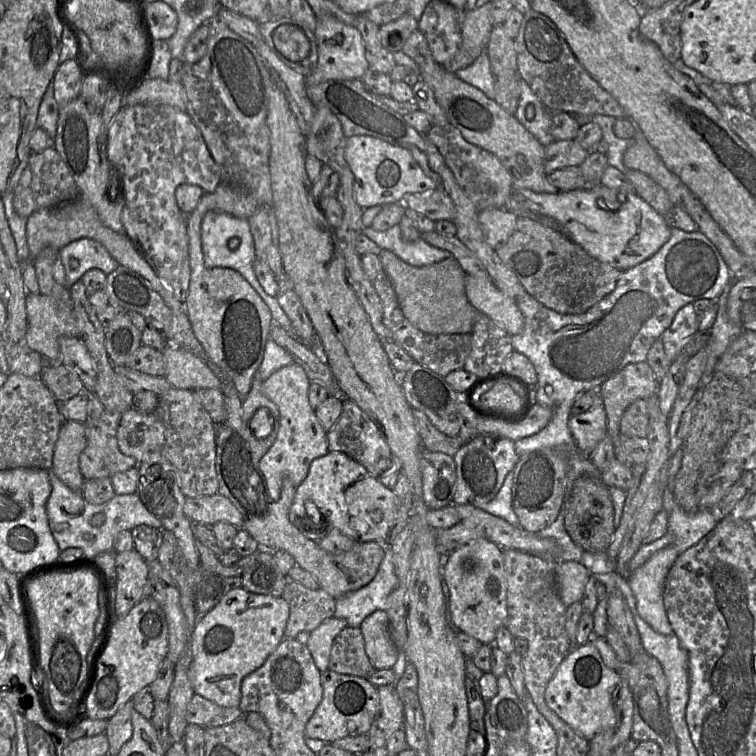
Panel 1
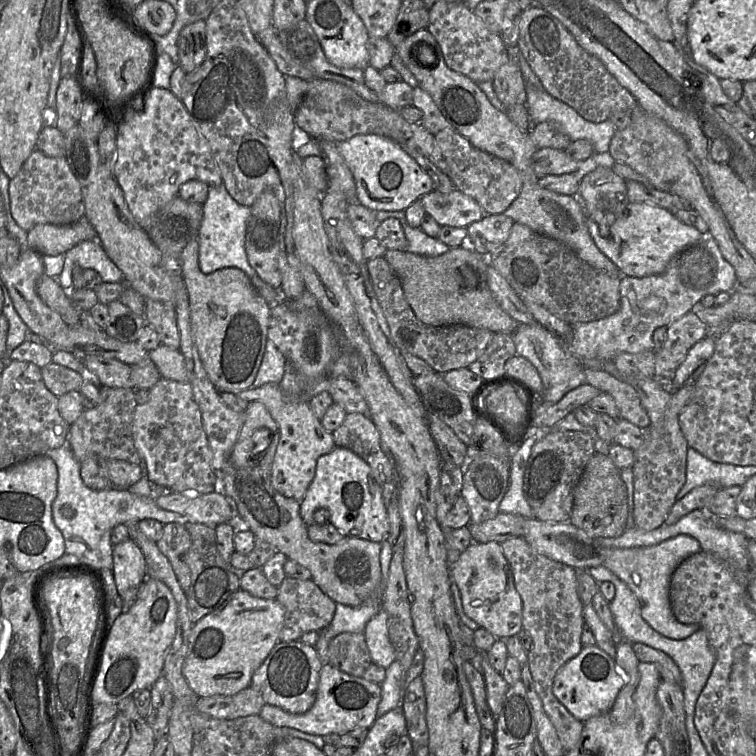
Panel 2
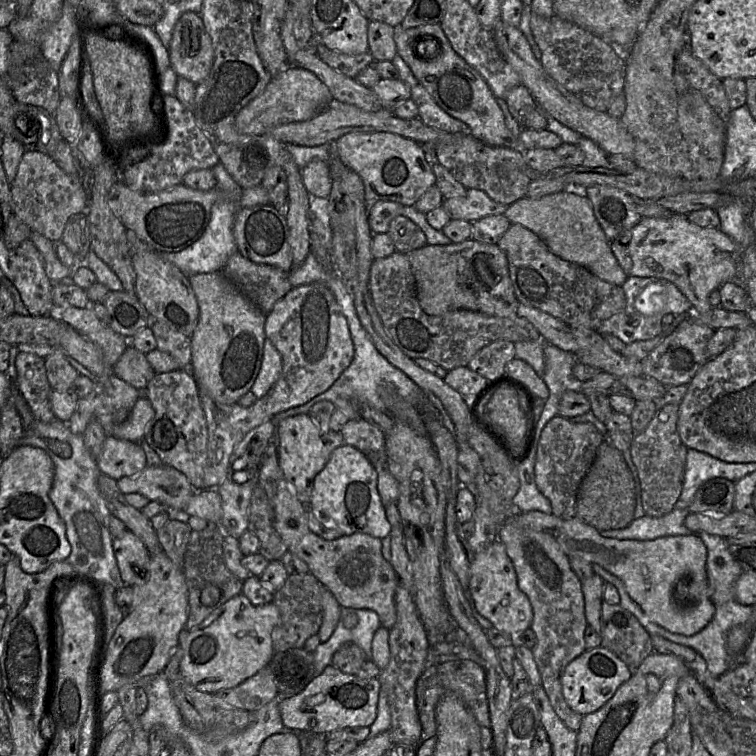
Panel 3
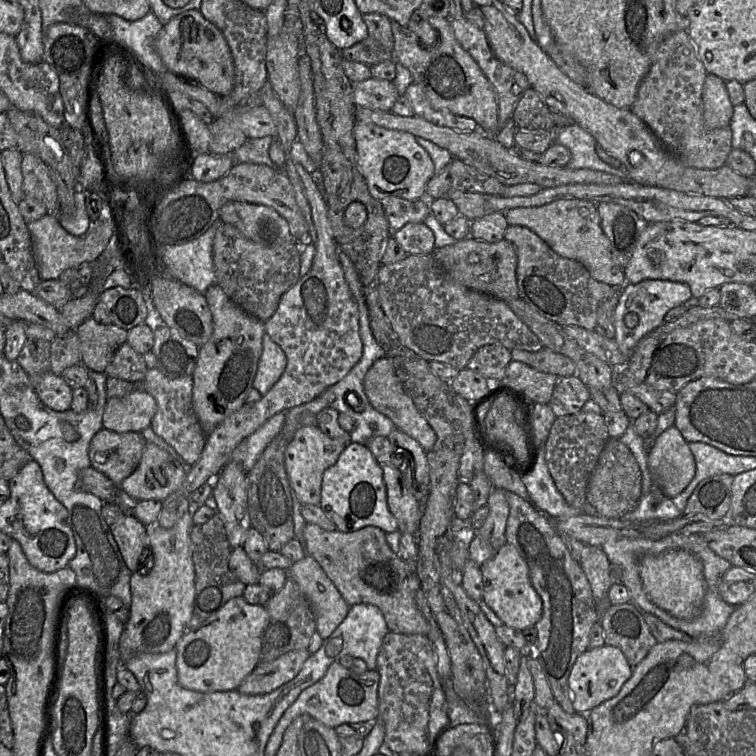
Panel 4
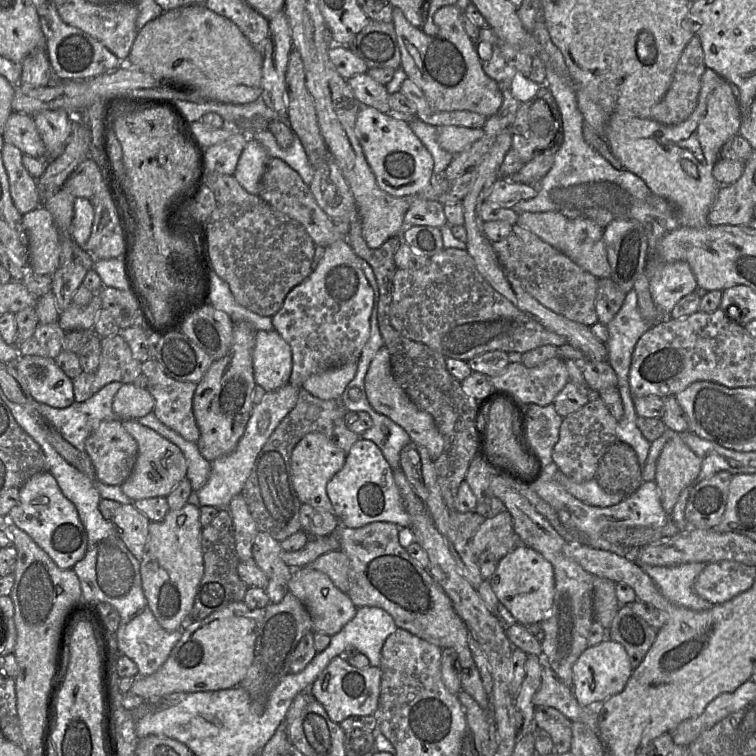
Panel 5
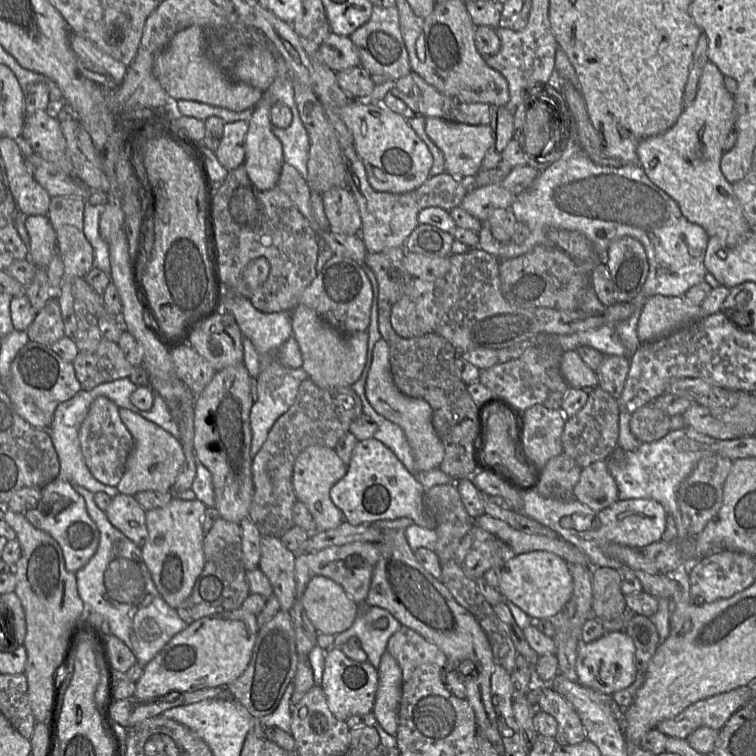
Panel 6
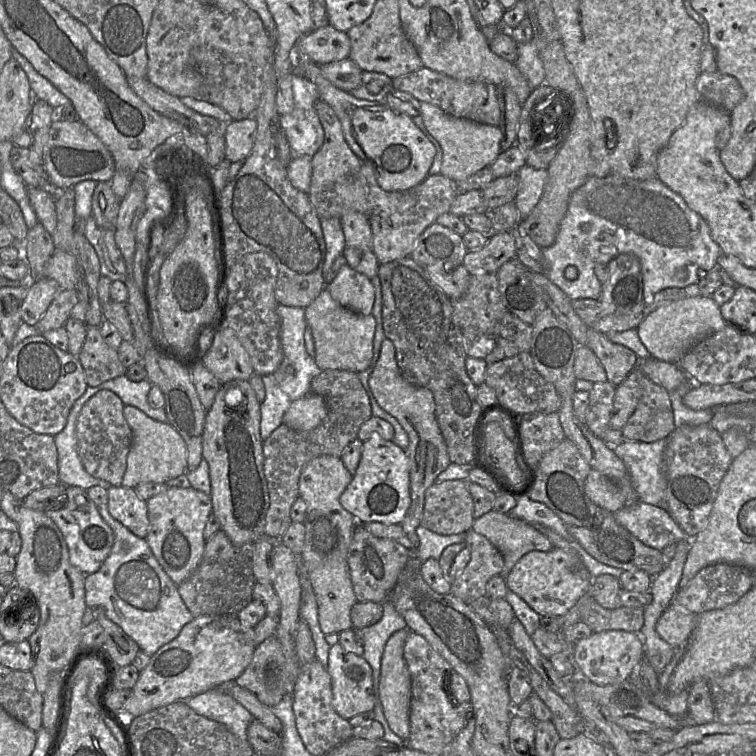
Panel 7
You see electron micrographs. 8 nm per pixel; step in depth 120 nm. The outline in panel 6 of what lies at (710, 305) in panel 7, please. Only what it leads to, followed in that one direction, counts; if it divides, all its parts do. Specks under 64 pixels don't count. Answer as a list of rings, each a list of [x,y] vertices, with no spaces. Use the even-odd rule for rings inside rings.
[[[651,296],[641,310],[638,338],[641,343],[655,341],[702,317],[701,306],[690,304],[684,296]]]

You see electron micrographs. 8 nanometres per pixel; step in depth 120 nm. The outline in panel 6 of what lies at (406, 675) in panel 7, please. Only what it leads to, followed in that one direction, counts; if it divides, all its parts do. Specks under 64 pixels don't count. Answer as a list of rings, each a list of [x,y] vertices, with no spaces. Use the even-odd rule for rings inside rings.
[[[387,651],[381,657],[377,671],[378,686],[372,713],[387,733],[396,736],[402,694],[402,672],[396,660]]]

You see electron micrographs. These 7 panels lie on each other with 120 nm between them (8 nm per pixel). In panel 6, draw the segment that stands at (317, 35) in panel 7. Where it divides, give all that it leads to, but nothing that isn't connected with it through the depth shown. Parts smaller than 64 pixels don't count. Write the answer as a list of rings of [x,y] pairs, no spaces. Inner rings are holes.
[[[332,32],[320,45],[318,59],[335,73],[360,65],[358,52],[350,38]]]

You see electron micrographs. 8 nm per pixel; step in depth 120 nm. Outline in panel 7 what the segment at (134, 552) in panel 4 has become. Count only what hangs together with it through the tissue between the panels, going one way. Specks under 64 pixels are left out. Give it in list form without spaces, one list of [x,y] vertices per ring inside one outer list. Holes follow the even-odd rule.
[[[120,485],[111,486],[107,491],[107,508],[112,517],[123,524],[126,528],[128,528],[133,534],[135,534],[139,538],[145,539],[150,529],[147,501],[143,500],[137,494],[135,488],[128,488]]]

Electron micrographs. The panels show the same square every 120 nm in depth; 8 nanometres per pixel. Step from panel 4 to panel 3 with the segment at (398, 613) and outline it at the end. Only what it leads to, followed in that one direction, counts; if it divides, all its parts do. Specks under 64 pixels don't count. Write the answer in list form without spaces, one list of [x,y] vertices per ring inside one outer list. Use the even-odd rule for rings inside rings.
[[[274,435],[269,438],[262,456],[258,485],[267,494],[273,509],[273,527],[288,550],[308,565],[309,573],[333,594],[341,607],[372,610],[377,613],[381,626],[389,630],[396,621],[394,596],[399,579],[390,562],[382,556],[381,539],[364,533],[354,533],[325,540],[313,533],[307,524],[307,505],[298,500],[279,468]]]

